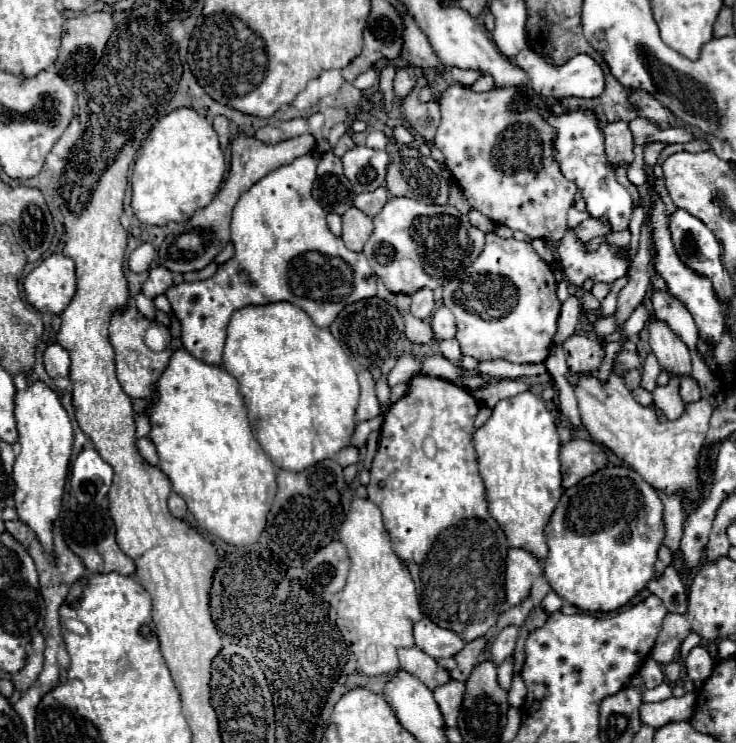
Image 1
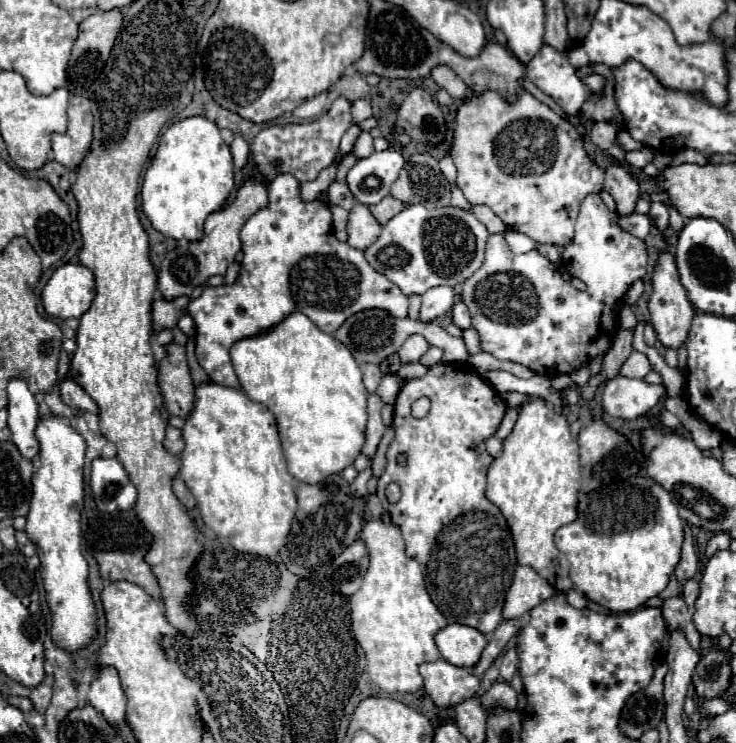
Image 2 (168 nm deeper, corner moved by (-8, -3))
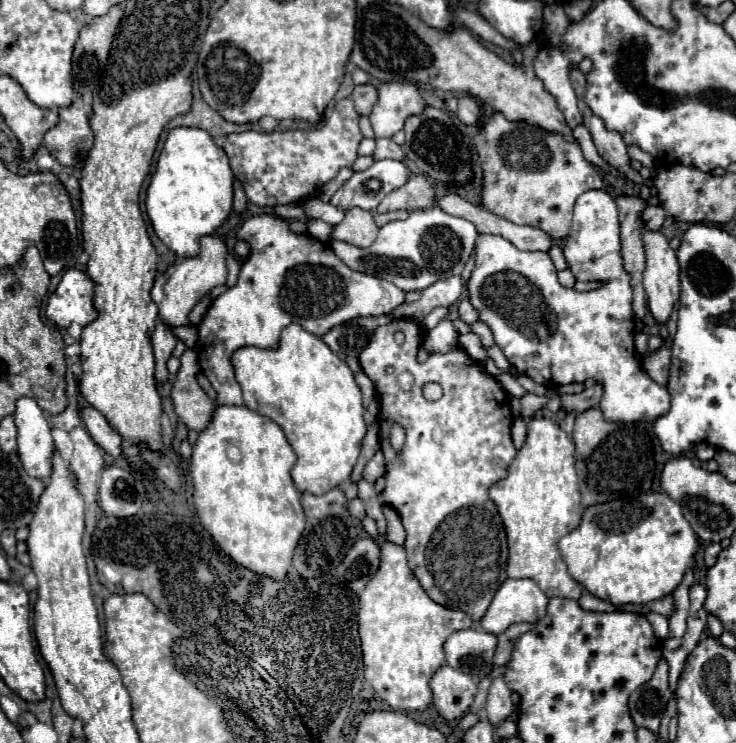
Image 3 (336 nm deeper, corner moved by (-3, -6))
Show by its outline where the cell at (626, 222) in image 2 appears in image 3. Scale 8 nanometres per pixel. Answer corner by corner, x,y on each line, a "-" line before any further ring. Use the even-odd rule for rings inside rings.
646,206
642,212
642,222
646,230
660,230
664,222
664,210
662,206

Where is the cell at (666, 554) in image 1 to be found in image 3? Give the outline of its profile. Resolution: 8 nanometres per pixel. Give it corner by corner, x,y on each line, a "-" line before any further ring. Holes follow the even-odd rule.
664,596
664,598
660,598
660,600
654,600
654,602
650,604
650,610
652,610
652,612
658,612
658,614
662,614
662,616
670,616
670,614
672,614
672,596

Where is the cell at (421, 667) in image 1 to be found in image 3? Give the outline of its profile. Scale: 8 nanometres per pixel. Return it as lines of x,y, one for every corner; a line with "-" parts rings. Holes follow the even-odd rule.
444,664
430,678
430,690
432,704
440,716
446,720
456,720
470,708
478,684
472,676

